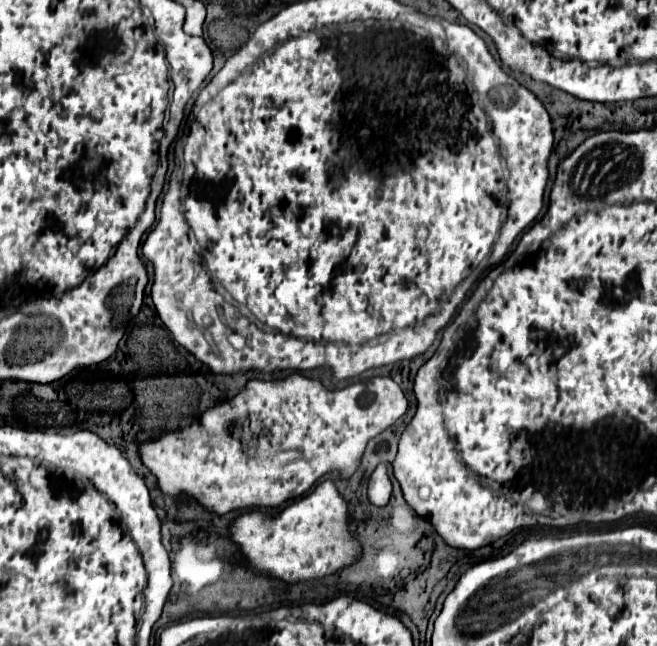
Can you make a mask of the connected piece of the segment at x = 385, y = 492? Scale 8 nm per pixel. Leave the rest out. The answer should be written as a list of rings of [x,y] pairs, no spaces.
[[[380,464],[374,470],[374,474],[370,476],[370,482],[368,482],[368,500],[370,500],[370,504],[382,508],[382,506],[388,504],[390,494],[392,494],[392,484],[390,484],[390,478],[386,474],[386,466]]]

